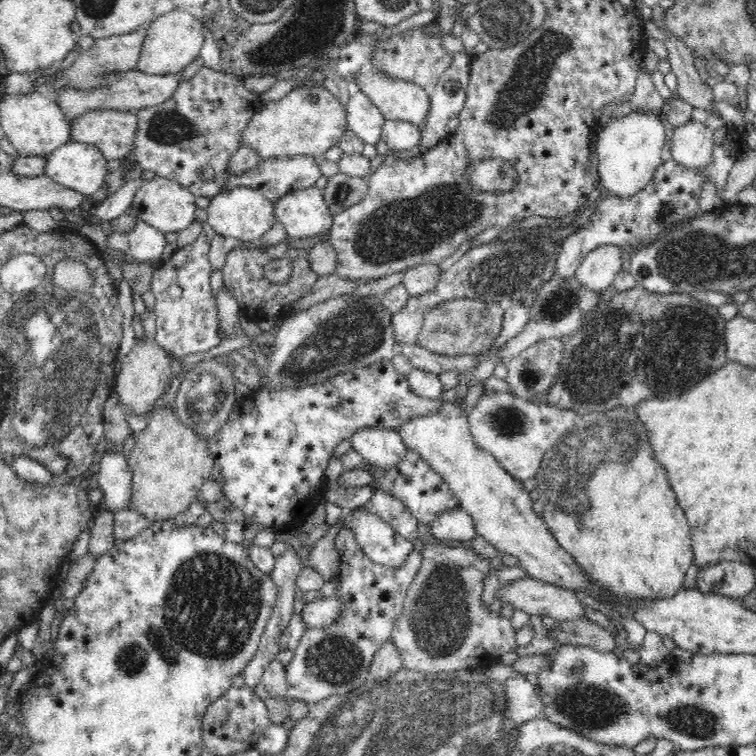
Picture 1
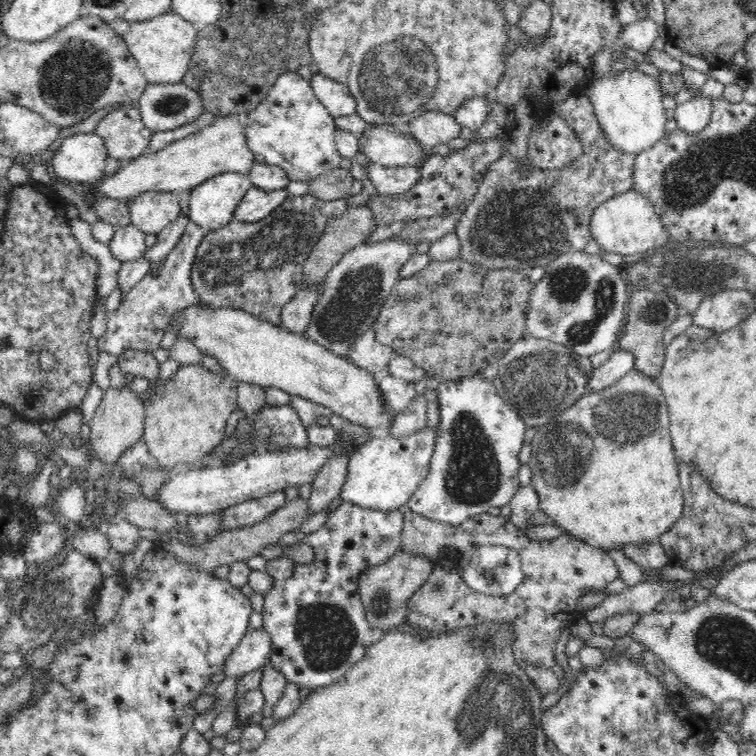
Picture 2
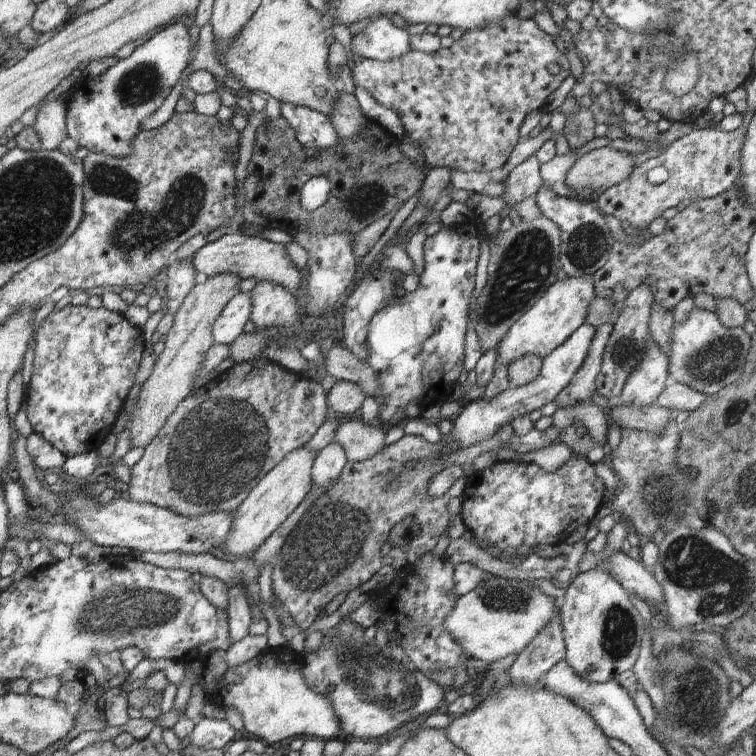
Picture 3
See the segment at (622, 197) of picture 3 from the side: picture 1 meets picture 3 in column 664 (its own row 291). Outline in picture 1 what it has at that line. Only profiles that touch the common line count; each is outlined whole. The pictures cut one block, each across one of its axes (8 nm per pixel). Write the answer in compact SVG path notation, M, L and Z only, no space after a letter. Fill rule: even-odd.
M206 222L198 238L178 248L176 252L152 270L150 292L153 292L155 304L156 328L155 343L159 344L173 358L209 352L214 346L228 339L218 324L216 295L210 289L212 267L208 261L210 242L214 240L216 231ZM172 286L180 290L180 296L172 296Z

